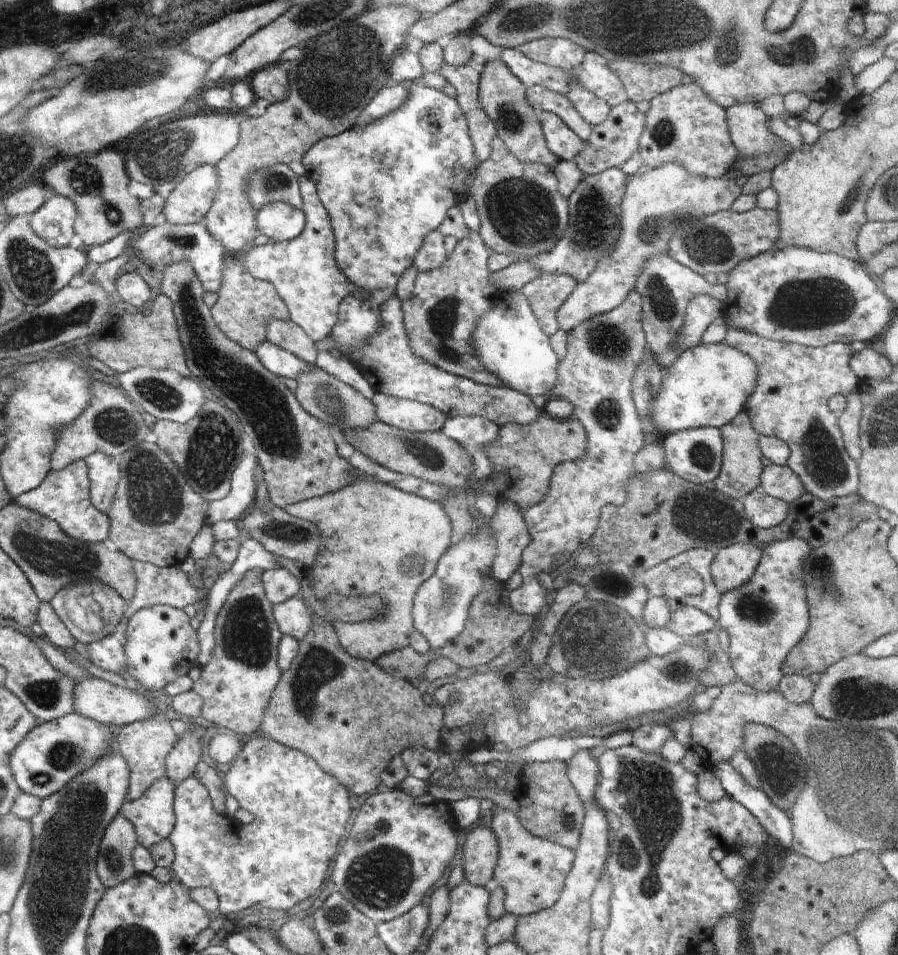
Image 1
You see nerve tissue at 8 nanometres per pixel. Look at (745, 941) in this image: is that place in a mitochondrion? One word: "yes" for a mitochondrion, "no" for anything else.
no

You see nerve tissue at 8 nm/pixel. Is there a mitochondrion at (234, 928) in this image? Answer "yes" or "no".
no

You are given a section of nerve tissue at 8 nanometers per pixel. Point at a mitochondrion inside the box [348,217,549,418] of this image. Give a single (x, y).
(441, 317)

